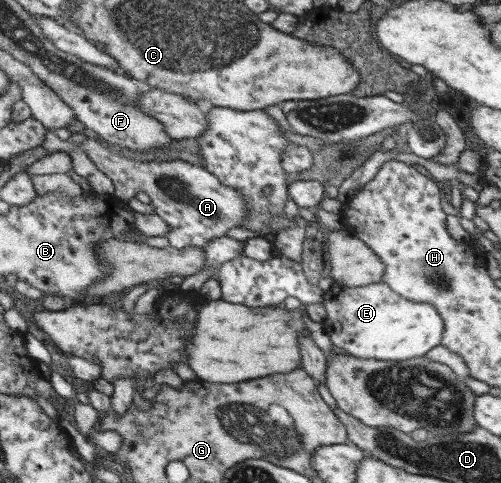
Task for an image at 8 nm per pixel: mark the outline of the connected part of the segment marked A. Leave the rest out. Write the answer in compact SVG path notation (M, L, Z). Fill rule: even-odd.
M82 142L80 146L96 168L110 178L116 199L127 202L136 192L148 195L153 213L160 216L170 228L165 236L171 247L201 248L214 238L226 237L228 230L240 227L246 218L246 201L242 195L236 189L220 183L202 167L180 159L138 162L98 142Z

